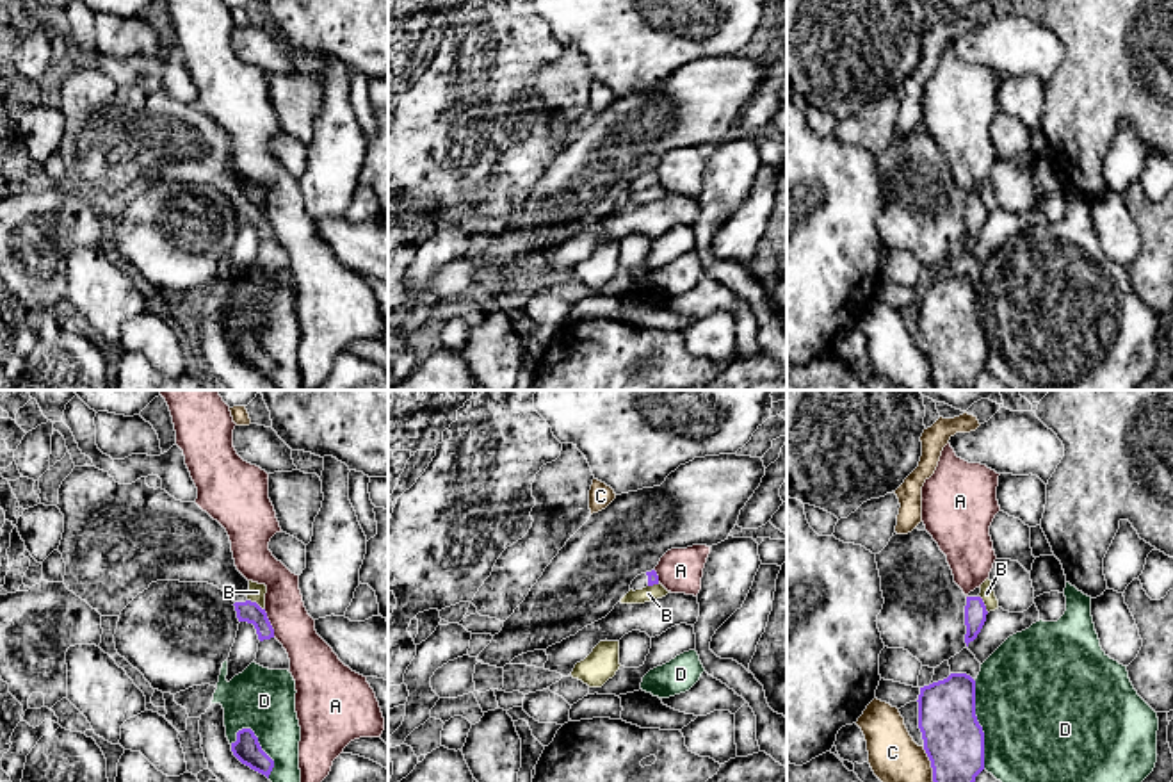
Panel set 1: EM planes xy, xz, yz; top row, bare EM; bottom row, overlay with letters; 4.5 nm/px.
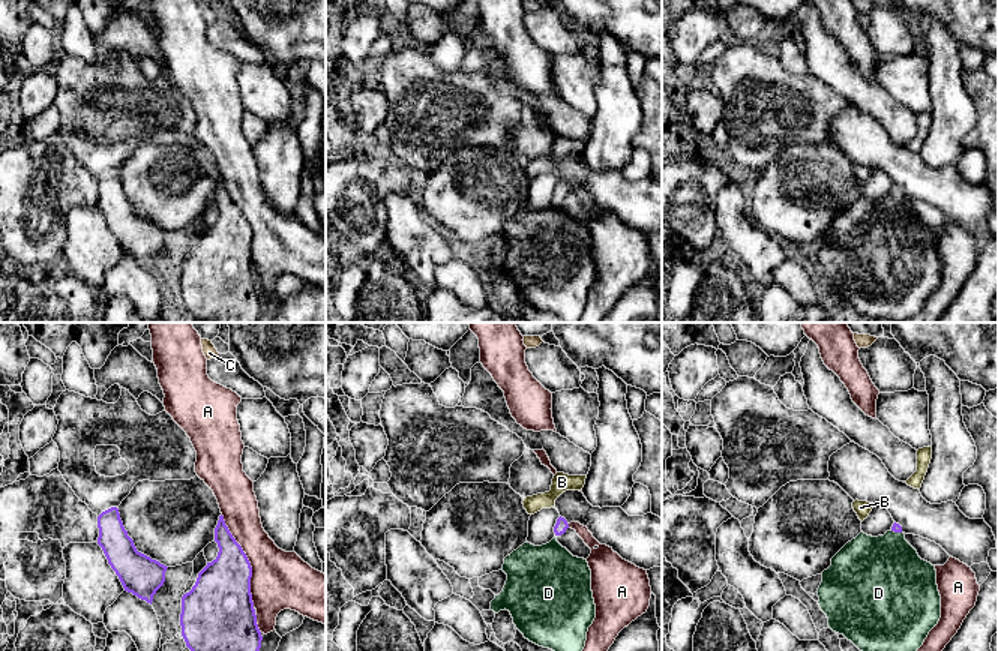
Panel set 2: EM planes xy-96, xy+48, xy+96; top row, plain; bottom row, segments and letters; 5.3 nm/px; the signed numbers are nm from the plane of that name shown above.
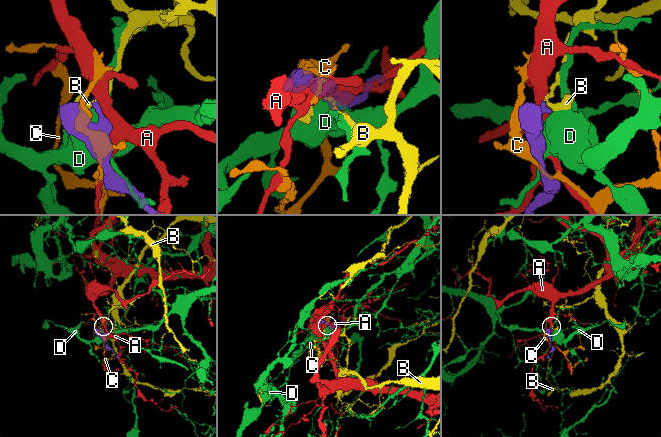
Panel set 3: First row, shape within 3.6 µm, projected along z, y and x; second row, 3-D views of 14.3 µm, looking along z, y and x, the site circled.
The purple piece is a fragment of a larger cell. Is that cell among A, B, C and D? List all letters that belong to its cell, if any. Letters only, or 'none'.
none

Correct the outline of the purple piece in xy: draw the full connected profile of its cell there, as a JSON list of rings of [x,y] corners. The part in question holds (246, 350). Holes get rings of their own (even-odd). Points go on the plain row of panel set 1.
[[[251,330],[237,333],[237,342],[231,344],[231,353],[242,365],[269,379],[274,362],[262,351],[258,338]]]

